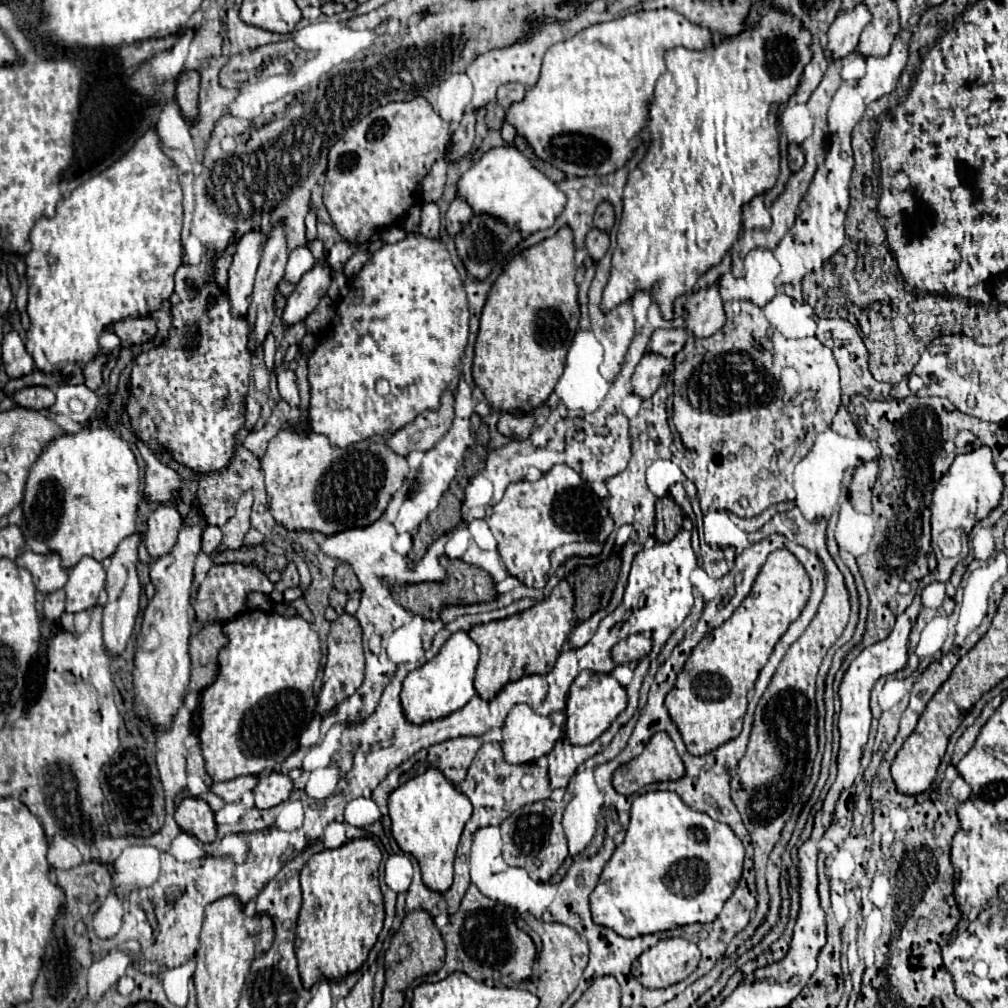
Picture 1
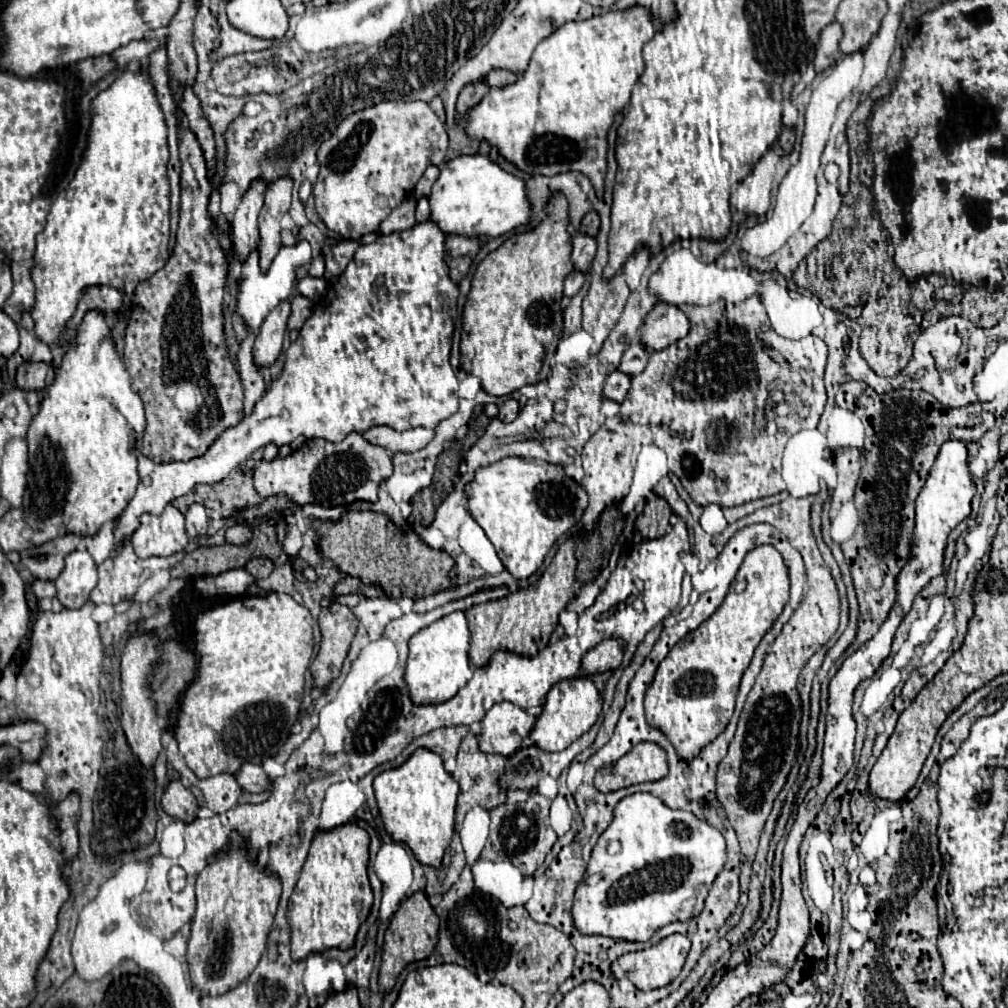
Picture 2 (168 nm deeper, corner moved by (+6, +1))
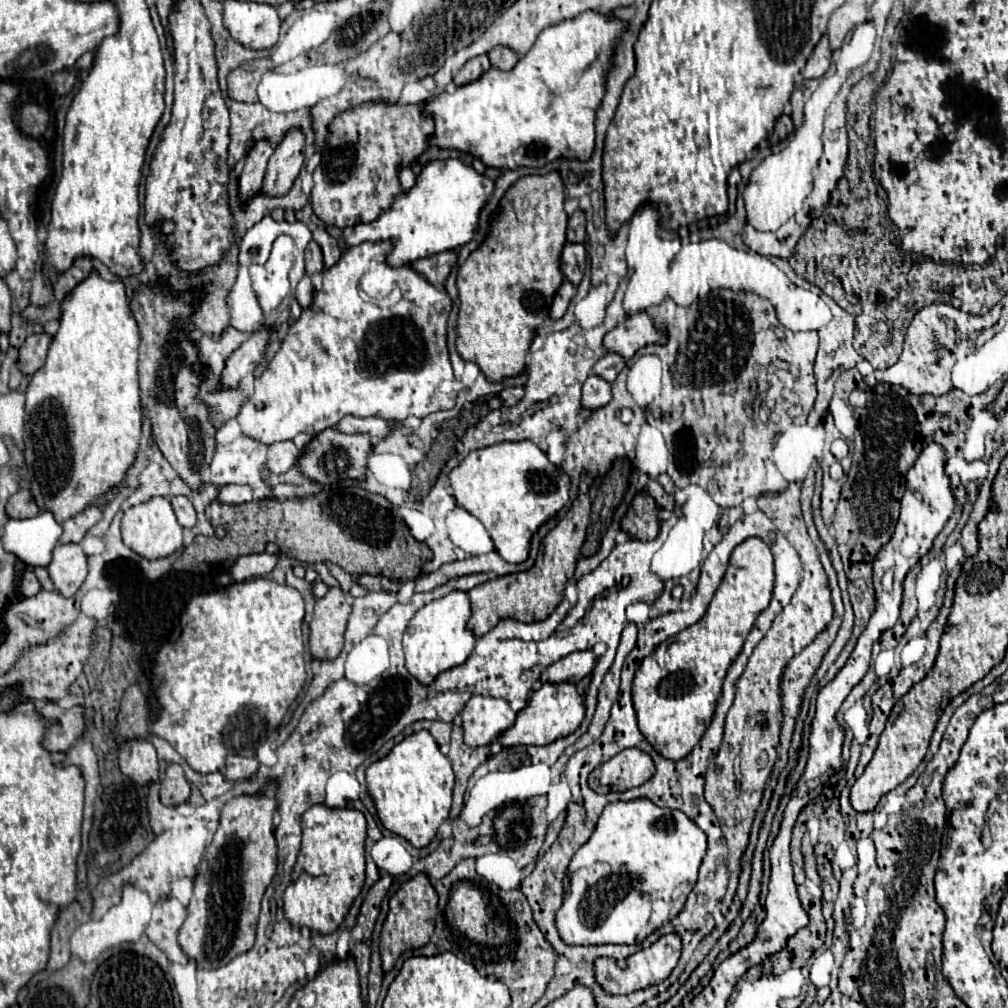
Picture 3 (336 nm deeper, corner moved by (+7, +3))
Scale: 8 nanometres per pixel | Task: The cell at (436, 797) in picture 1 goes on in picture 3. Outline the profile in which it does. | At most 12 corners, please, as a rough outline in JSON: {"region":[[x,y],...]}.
{"region":[[429,731],[365,775],[383,827],[425,847],[455,777]]}

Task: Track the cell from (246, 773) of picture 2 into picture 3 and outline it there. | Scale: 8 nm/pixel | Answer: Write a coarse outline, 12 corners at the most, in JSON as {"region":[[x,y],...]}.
{"region":[[229,755],[225,777],[249,779],[259,767],[255,757]]}

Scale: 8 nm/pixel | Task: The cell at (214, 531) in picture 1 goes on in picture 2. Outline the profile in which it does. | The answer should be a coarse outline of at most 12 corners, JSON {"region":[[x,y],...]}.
{"region":[[190,505],[186,531],[192,537],[206,535],[208,517],[202,505]]}

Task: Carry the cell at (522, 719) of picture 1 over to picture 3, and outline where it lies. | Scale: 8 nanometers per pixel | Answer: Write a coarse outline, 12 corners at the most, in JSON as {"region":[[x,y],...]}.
{"region":[[473,695],[461,709],[465,743],[493,743],[515,723],[505,699]]}

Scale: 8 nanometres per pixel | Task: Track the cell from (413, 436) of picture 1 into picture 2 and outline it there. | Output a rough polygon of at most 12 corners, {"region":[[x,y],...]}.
{"region":[[372,427],[364,437],[390,453],[414,453],[434,439],[434,429],[394,431]]}

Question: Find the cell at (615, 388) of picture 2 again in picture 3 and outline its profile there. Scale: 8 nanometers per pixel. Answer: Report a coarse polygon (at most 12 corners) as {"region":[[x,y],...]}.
{"region":[[589,375],[581,389],[585,409],[603,407],[611,399],[609,387]]}

